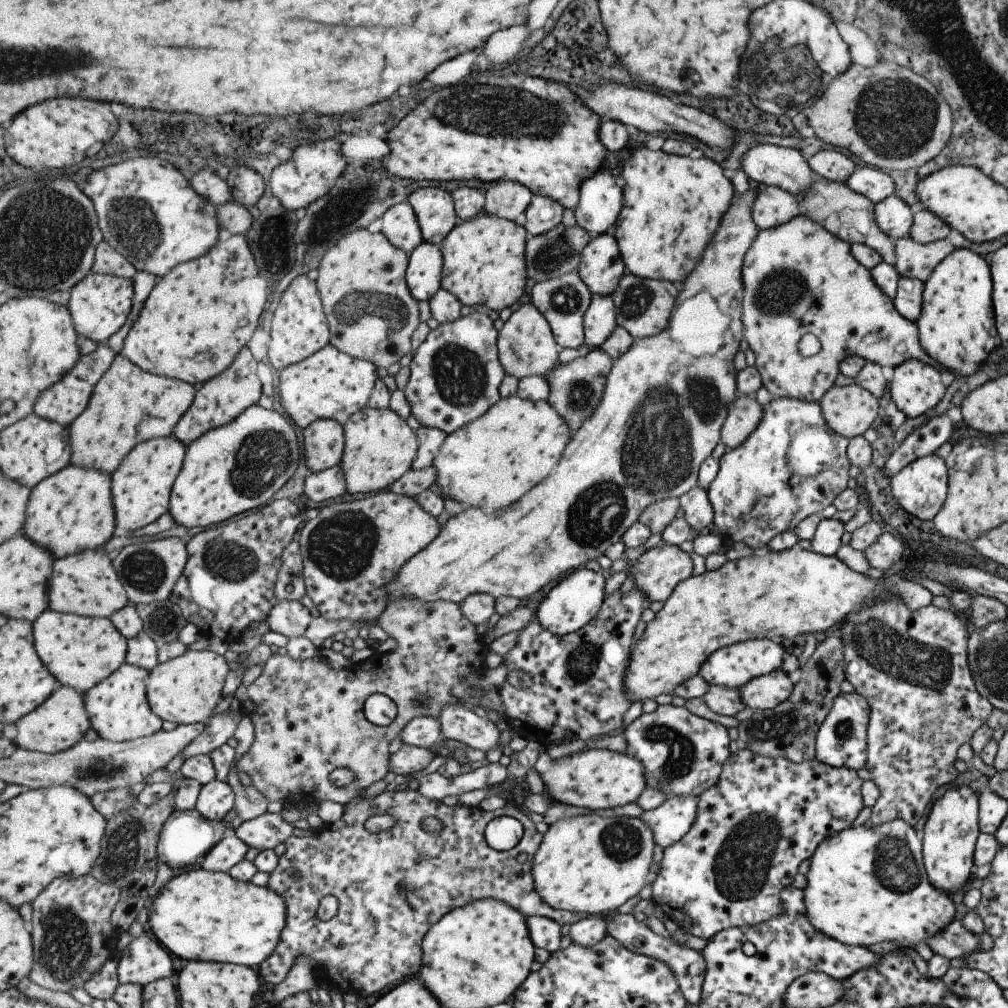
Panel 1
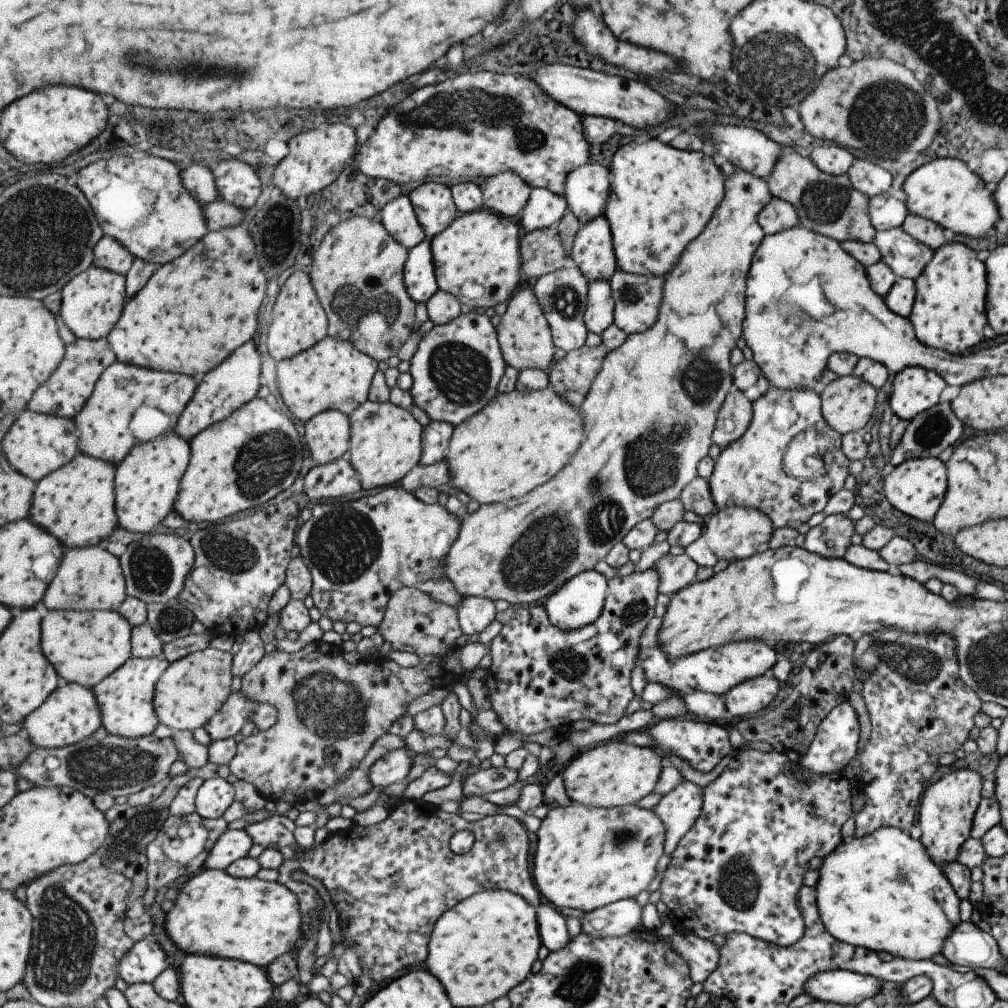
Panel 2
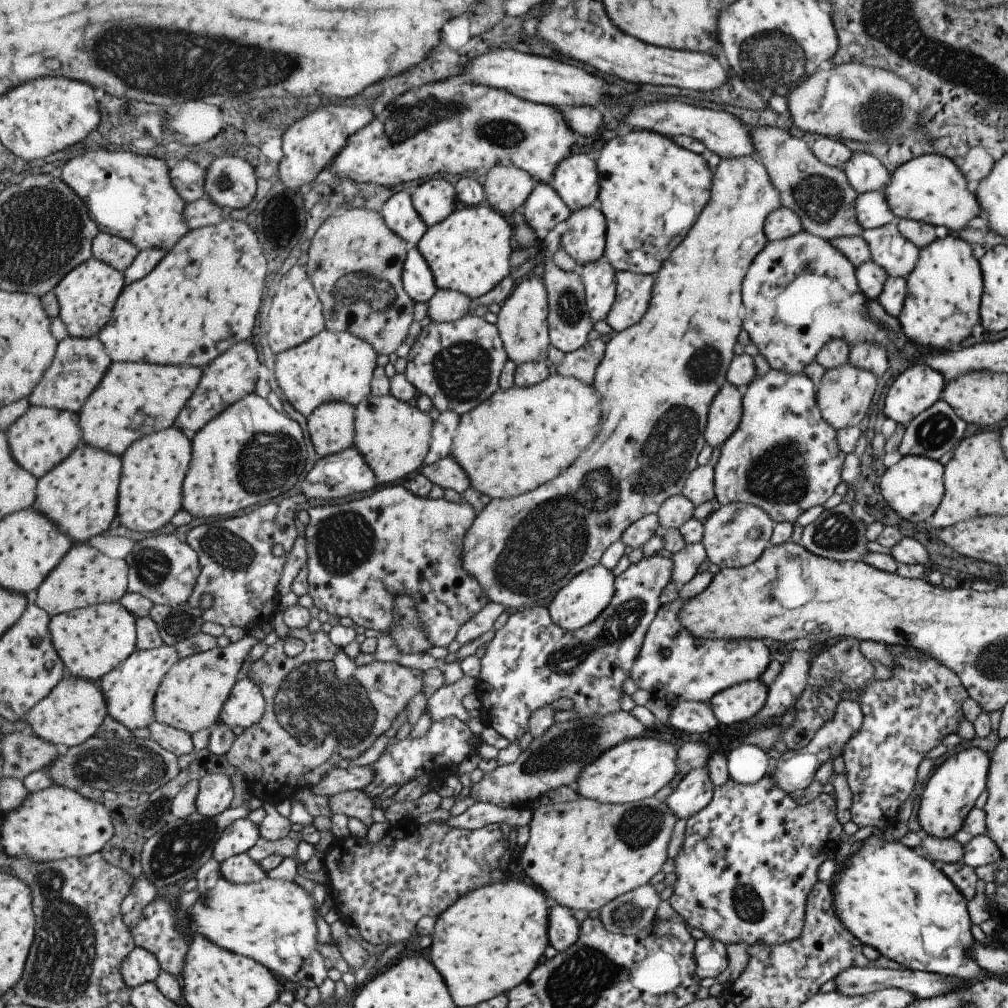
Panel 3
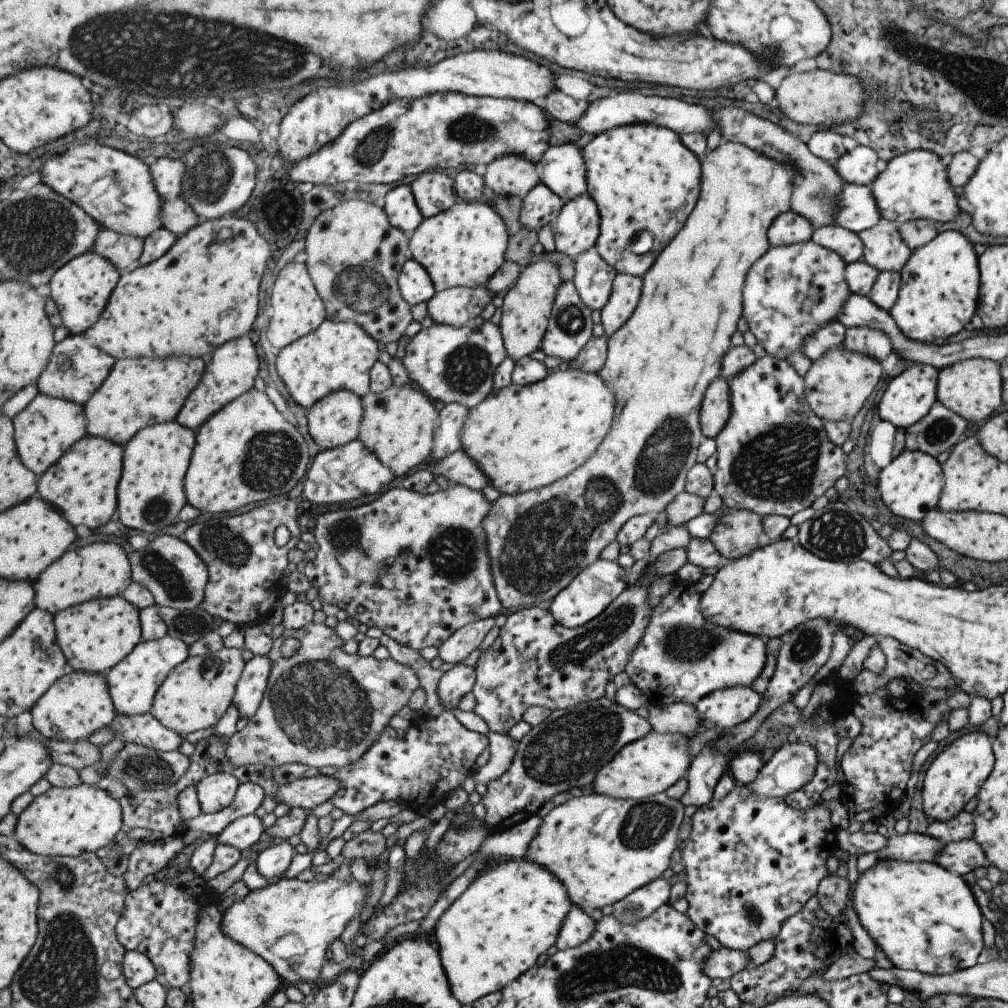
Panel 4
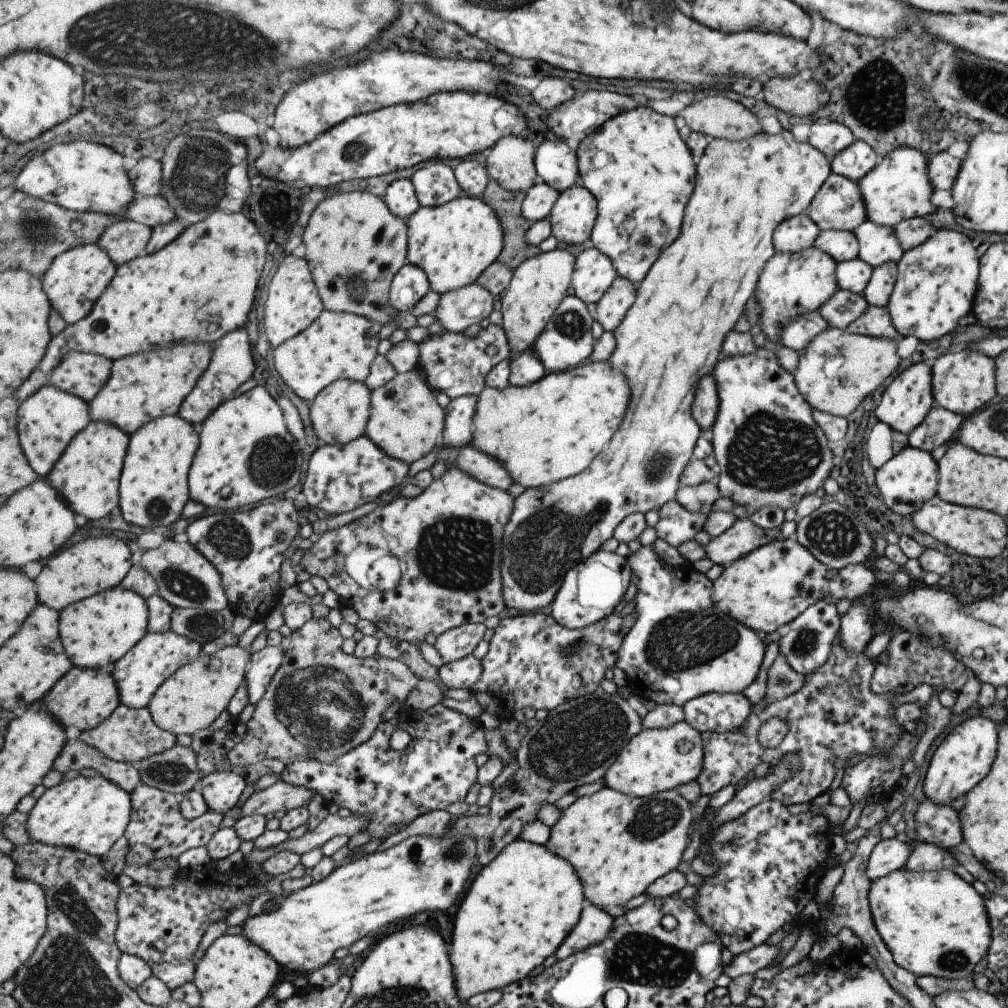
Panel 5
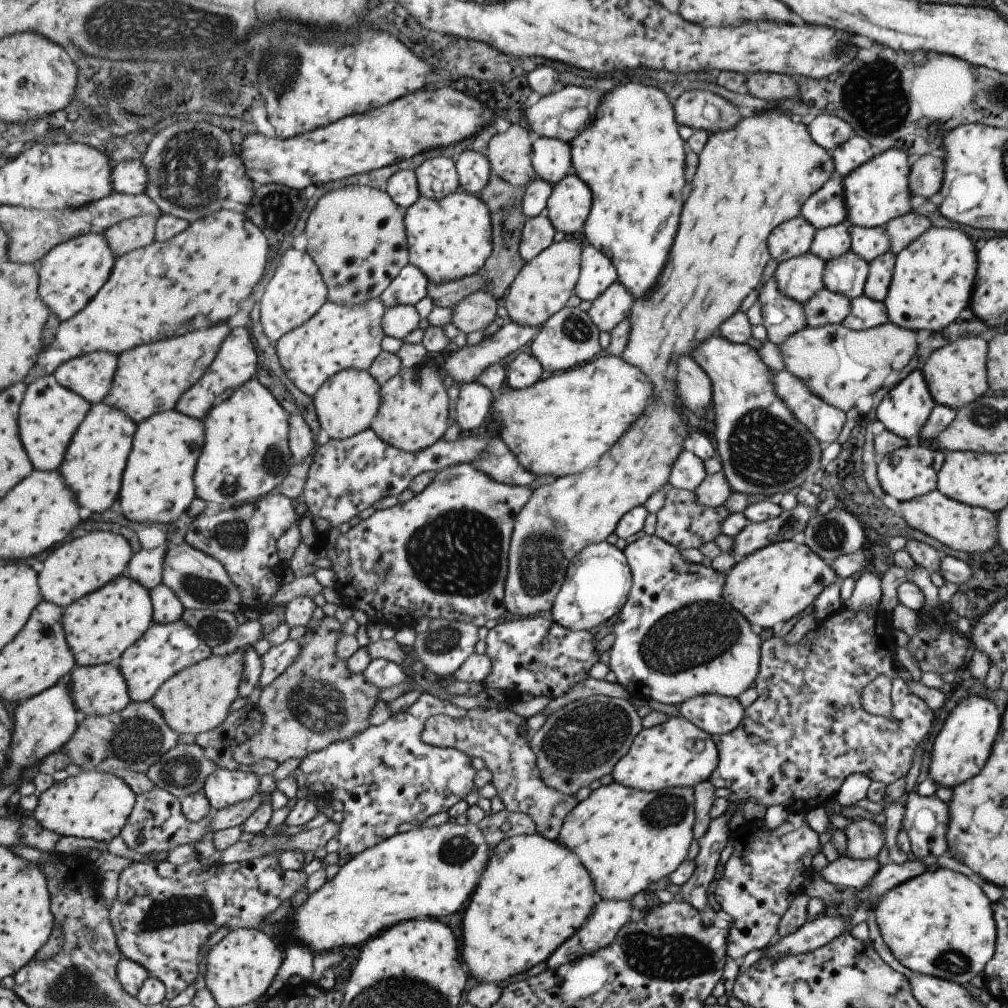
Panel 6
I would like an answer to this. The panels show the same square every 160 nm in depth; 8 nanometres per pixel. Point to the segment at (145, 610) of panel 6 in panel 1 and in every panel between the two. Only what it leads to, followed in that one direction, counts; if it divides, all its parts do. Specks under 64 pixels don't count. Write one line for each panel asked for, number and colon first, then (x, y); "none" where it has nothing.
1: (79, 651)
2: (86, 647)
3: (93, 641)
4: (95, 636)
5: (97, 632)

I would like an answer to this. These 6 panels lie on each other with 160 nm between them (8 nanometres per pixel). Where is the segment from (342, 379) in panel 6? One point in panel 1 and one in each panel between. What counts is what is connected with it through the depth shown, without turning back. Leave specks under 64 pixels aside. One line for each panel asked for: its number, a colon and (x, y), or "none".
1: (324, 440)
2: (329, 435)
3: (332, 427)
4: (334, 421)
5: (340, 413)

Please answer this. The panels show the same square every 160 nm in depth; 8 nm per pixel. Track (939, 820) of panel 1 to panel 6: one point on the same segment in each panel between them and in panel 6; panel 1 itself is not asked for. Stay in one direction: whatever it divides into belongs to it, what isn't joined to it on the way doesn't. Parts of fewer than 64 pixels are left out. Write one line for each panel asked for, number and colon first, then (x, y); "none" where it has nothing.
2: (946, 811)
3: (950, 792)
4: (954, 777)
5: (964, 756)
6: (963, 744)

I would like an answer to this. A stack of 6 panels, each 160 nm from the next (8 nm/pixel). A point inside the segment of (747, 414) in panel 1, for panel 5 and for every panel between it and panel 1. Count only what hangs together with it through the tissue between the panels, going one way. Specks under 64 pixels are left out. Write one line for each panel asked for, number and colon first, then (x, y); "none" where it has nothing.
2: (734, 416)
3: (724, 417)
4: (716, 410)
5: (705, 407)

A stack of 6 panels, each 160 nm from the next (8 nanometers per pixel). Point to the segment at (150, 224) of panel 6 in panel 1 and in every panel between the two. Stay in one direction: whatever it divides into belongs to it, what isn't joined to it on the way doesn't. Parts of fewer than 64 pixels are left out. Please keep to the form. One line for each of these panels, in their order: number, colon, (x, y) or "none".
1: (109, 260)
2: (110, 254)
3: (114, 250)
4: (123, 250)
5: (126, 240)

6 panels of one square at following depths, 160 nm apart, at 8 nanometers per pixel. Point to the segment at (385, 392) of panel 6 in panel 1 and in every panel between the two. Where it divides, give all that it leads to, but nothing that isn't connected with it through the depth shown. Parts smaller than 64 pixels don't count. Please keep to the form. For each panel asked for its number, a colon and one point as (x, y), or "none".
1: (380, 449)
2: (387, 442)
3: (394, 436)
4: (399, 424)
5: (407, 421)

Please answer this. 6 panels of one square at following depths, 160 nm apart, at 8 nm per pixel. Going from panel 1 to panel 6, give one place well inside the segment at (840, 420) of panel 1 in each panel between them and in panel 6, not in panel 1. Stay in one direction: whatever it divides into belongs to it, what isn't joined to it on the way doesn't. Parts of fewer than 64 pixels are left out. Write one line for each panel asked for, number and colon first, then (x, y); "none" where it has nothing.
2: (846, 404)
3: (844, 394)
4: (836, 385)
5: (837, 371)
6: (838, 365)

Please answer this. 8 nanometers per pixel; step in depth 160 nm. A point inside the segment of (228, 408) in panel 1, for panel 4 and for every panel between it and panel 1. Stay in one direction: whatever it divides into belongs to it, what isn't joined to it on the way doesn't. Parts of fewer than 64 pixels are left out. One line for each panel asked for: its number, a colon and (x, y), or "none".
2: (235, 383)
3: (233, 376)
4: (235, 366)

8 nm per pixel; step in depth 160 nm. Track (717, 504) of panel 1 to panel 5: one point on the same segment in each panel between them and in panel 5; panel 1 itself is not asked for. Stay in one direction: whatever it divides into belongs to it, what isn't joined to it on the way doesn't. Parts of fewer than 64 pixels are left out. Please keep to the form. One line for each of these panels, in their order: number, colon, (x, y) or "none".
2: (749, 473)
3: (779, 412)
4: (773, 457)
5: (770, 452)

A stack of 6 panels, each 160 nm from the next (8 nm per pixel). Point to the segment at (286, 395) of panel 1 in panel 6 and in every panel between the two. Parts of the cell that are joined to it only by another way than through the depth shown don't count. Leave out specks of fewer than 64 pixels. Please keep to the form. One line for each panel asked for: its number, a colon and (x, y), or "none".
2: (333, 375)
3: (333, 366)
4: (338, 356)
5: (338, 346)
6: (339, 337)

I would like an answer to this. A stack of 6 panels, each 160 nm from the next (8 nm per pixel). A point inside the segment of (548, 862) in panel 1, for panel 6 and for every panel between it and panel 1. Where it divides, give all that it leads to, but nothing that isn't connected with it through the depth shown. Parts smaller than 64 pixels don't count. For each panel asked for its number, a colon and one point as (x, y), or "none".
2: (587, 857)
3: (584, 854)
4: (603, 849)
5: (620, 845)
6: (628, 839)

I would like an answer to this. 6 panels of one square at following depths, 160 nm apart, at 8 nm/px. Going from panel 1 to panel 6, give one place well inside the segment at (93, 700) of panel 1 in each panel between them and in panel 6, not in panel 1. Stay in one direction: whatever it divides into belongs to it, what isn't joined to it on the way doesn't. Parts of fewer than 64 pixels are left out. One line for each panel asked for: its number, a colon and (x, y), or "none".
2: (127, 698)
3: (131, 689)
4: (134, 682)
5: (140, 674)
6: (164, 650)

